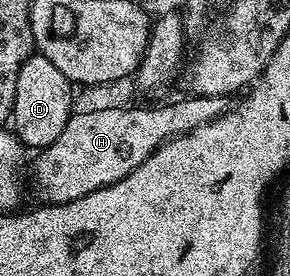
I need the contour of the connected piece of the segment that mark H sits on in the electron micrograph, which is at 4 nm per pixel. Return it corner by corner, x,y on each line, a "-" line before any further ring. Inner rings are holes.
185,95
182,101
177,101
174,105
157,105
154,109
89,109
86,113
74,112
63,133
50,146
36,154
37,162
34,165
32,162
31,177
33,173
37,189
45,196
42,198
46,202
62,205
75,199
83,199
83,195
91,195
91,191
99,191
131,175
131,171
142,165
163,142
190,133
195,127
210,125
216,117
222,117
230,105
229,97

